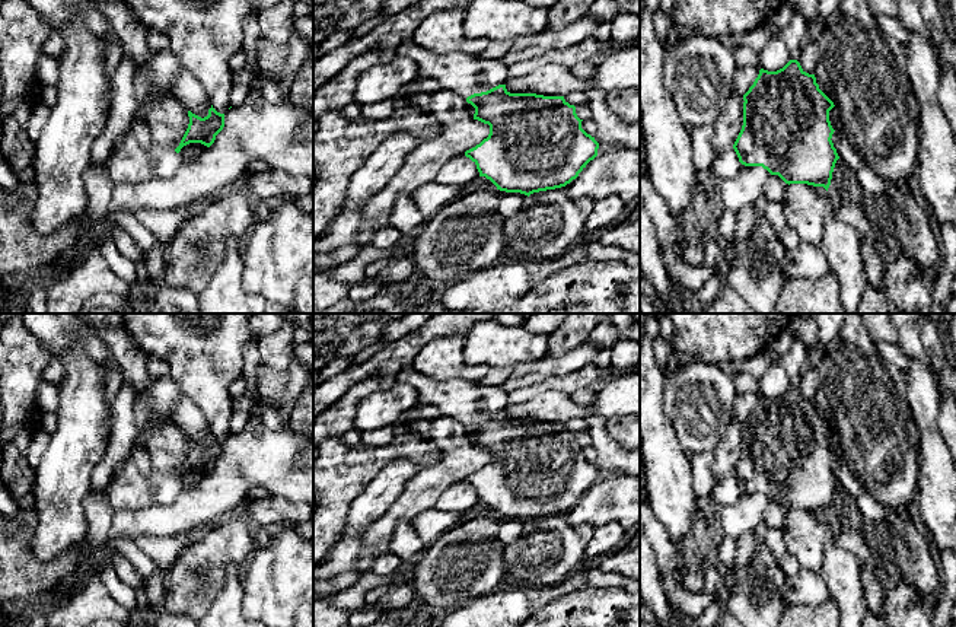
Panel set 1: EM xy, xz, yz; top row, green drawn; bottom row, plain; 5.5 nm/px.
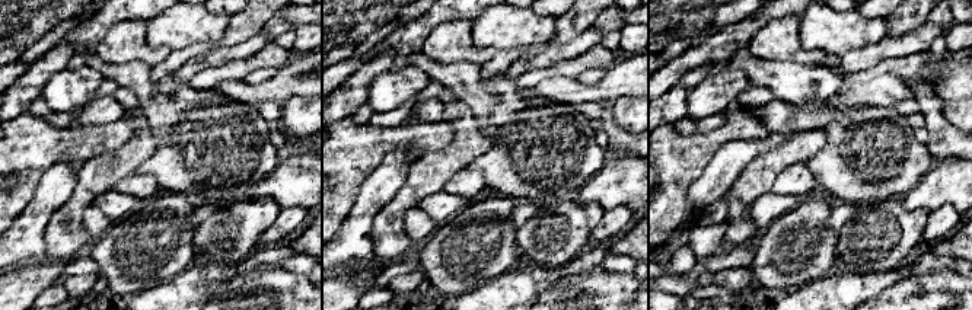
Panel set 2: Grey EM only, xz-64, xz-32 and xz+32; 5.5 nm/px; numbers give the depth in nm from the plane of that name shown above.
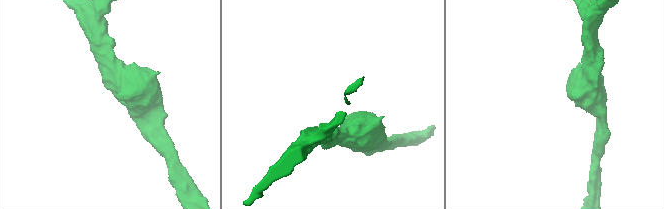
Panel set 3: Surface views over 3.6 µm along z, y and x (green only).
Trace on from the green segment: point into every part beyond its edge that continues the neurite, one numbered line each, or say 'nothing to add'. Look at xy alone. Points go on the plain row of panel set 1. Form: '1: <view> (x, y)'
1: xy (128, 490)

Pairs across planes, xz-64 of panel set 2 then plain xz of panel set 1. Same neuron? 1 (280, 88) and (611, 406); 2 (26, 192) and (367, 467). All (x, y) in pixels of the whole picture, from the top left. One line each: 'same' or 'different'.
1: same
2: same

